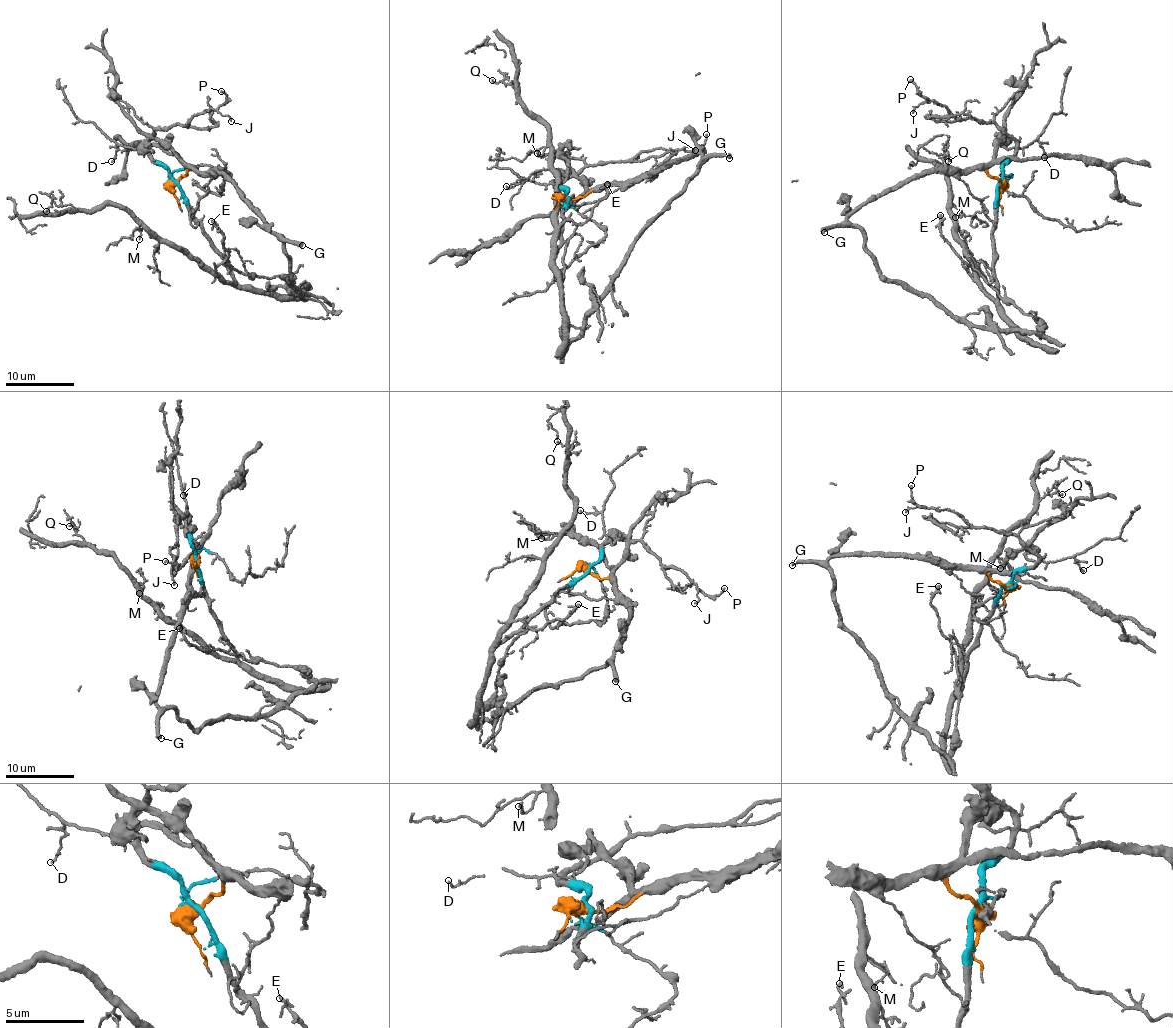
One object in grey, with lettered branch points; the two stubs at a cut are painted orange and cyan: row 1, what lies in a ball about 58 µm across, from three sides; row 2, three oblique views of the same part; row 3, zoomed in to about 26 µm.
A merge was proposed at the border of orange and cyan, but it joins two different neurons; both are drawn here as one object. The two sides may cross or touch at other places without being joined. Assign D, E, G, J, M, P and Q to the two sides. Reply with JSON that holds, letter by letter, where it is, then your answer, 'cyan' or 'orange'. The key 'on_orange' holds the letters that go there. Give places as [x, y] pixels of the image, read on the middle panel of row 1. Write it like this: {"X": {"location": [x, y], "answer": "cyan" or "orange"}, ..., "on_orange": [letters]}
{"D": {"location": [506, 186], "answer": "cyan"}, "E": {"location": [607, 184], "answer": "cyan"}, "G": {"location": [729, 158], "answer": "orange"}, "J": {"location": [695, 150], "answer": "cyan"}, "M": {"location": [537, 153], "answer": "cyan"}, "P": {"location": [706, 134], "answer": "cyan"}, "Q": {"location": [492, 80], "answer": "cyan"}, "on_orange": ["G"]}

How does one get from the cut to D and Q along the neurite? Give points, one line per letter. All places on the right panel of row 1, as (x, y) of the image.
D: (1000, 181), (1002, 167), (1019, 148), (1037, 140), (1044, 156)
Q: (1000, 181), (992, 229), (995, 299), (978, 287), (958, 243), (951, 172), (942, 157), (949, 161)

